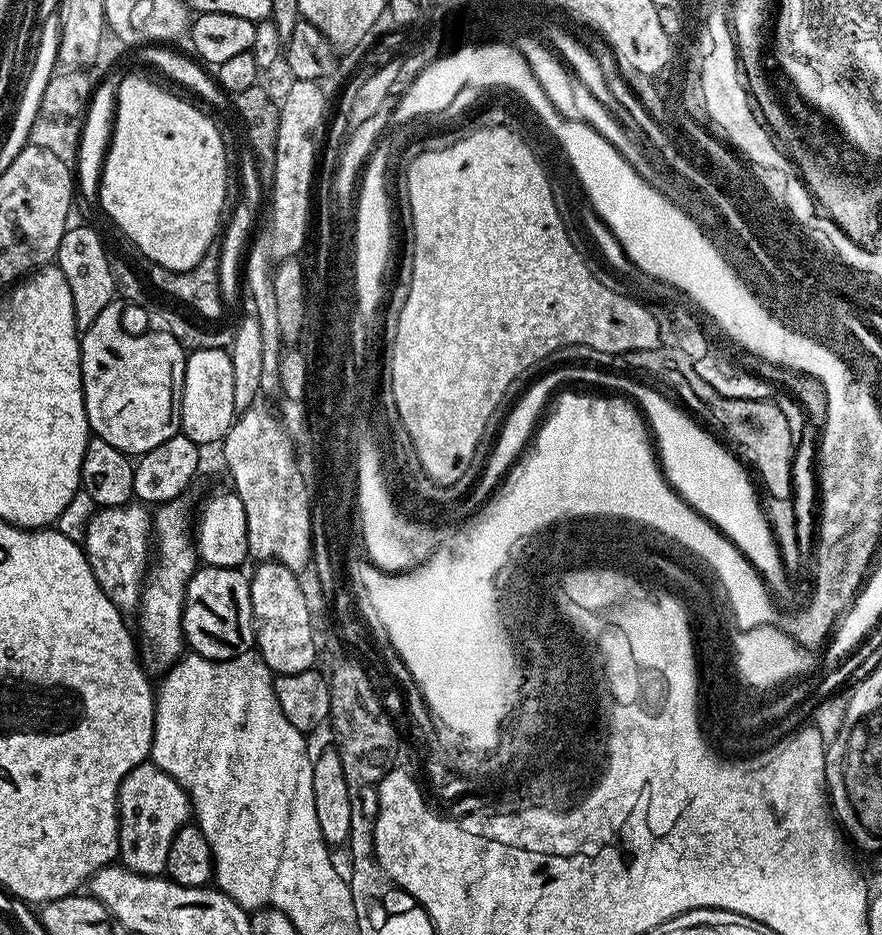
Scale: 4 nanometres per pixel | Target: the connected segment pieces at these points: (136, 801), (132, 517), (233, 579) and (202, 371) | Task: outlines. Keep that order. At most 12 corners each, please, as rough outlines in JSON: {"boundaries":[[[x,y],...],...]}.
{"boundaries":[[[156,764],[118,790],[119,863],[140,876],[168,867],[192,803]],[[100,508],[82,547],[110,602],[140,607],[153,513]],[[200,566],[184,599],[195,655],[253,651],[250,580],[240,568]],[[229,349],[189,351],[180,432],[219,445],[232,429]]]}

